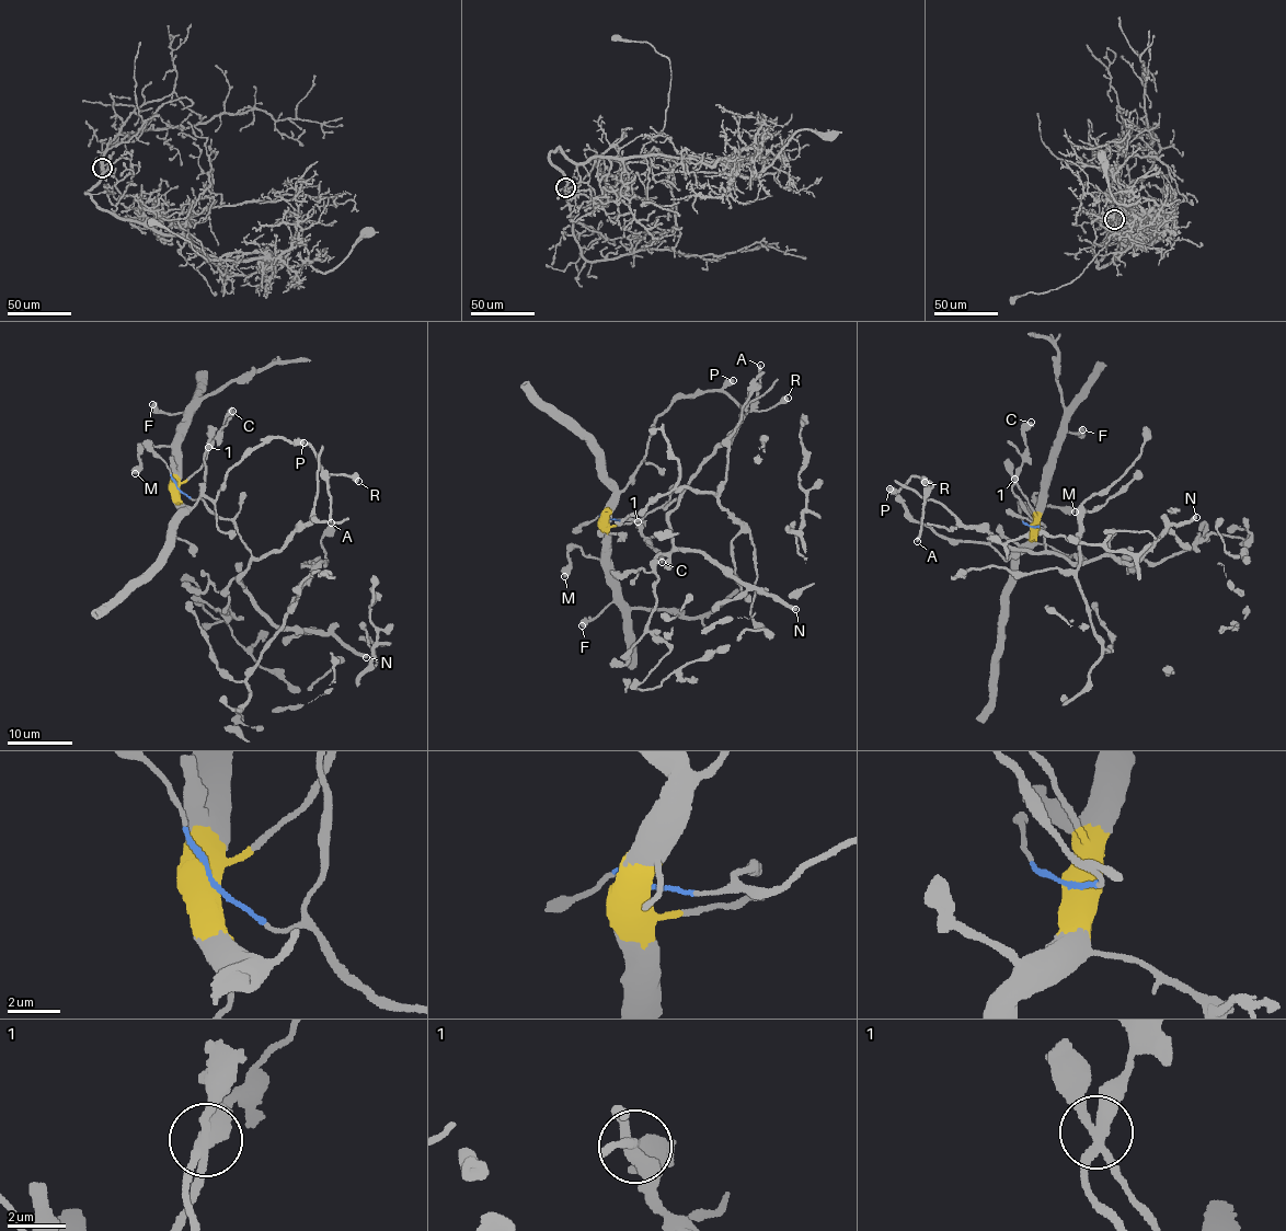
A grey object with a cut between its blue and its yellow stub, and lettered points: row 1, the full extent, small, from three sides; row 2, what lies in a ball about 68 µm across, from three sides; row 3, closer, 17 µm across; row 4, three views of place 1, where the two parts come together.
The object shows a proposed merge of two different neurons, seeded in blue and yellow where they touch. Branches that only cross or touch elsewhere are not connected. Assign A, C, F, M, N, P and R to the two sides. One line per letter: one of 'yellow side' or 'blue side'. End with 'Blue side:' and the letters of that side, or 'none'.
A: yellow side
C: blue side
F: yellow side
M: yellow side
N: blue side
P: yellow side
R: yellow side
Blue side: C, N

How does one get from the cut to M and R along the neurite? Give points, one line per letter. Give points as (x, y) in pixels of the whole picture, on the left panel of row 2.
M: (178, 489), (176, 449), (170, 446), (146, 445), (139, 453), (136, 473)
R: (178, 489), (191, 507), (198, 496), (214, 501), (234, 464), (276, 438), (308, 445), (326, 474), (358, 481)

